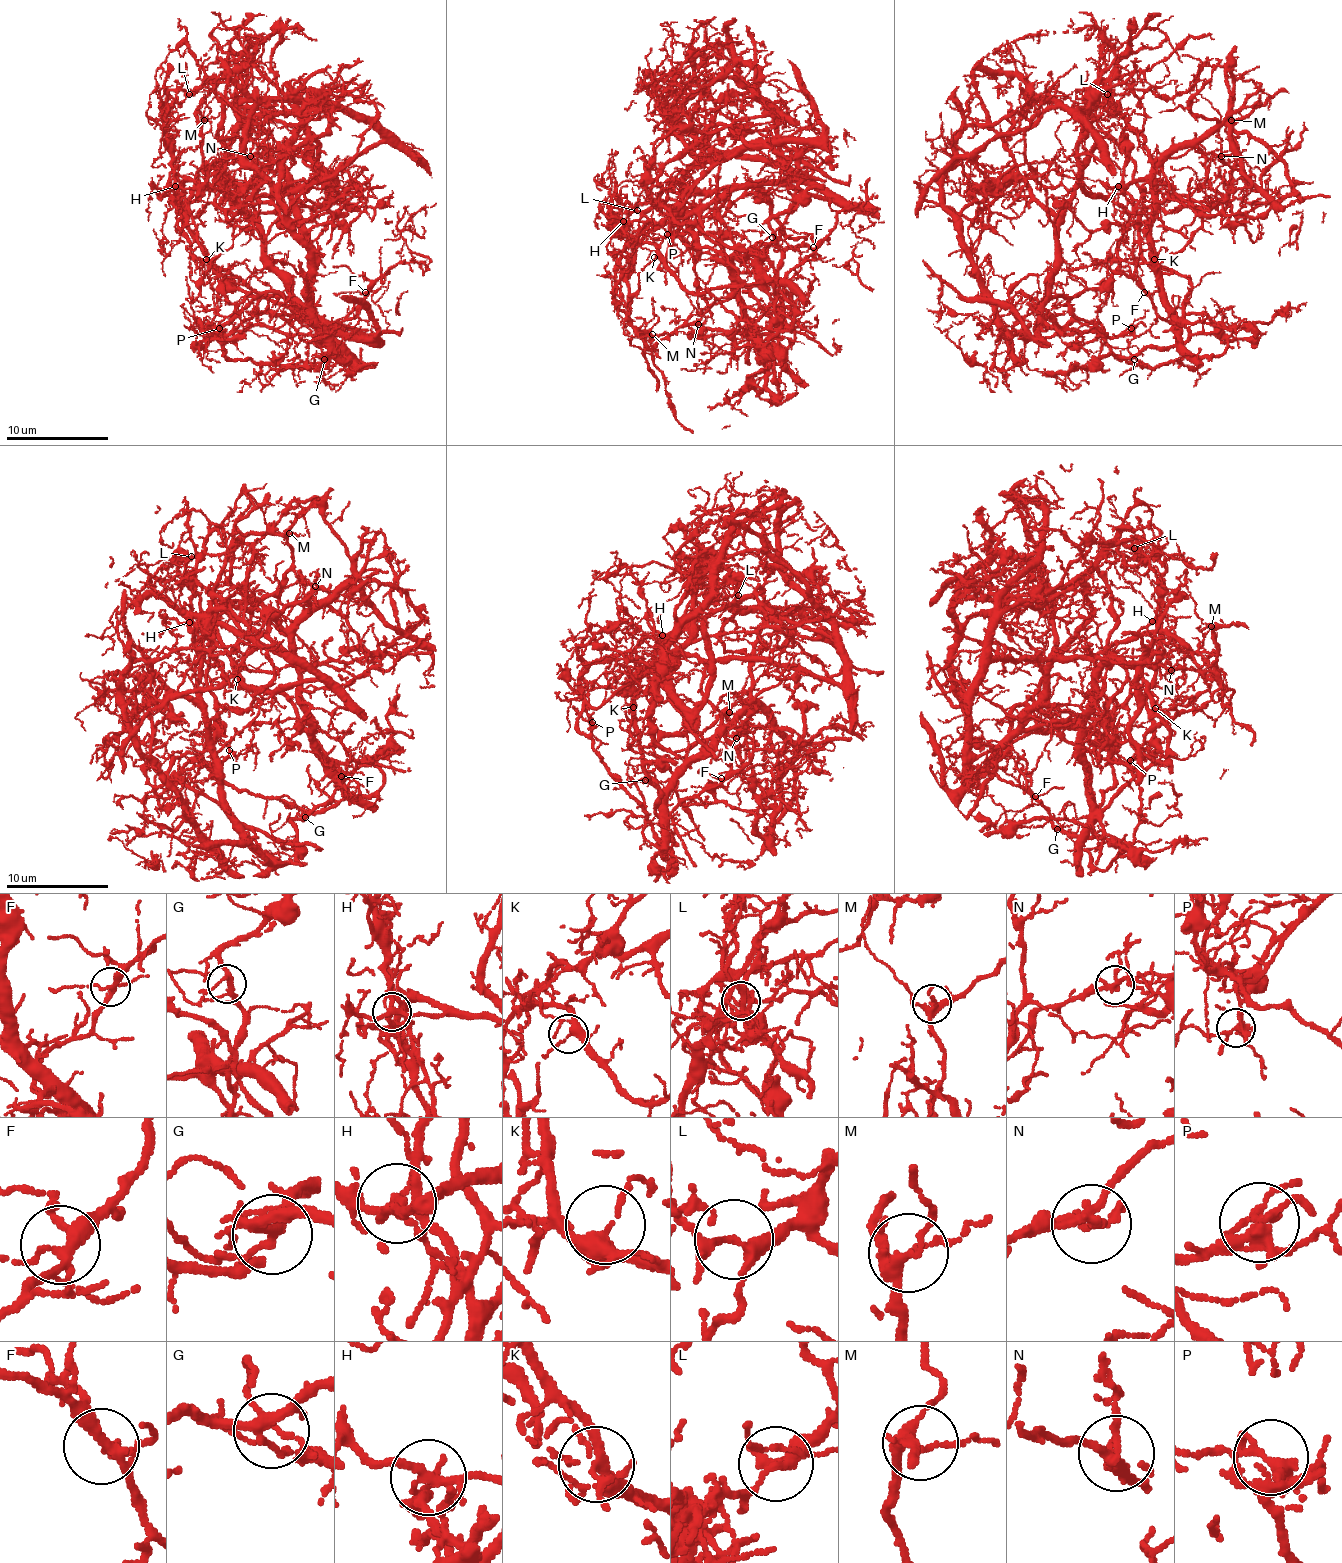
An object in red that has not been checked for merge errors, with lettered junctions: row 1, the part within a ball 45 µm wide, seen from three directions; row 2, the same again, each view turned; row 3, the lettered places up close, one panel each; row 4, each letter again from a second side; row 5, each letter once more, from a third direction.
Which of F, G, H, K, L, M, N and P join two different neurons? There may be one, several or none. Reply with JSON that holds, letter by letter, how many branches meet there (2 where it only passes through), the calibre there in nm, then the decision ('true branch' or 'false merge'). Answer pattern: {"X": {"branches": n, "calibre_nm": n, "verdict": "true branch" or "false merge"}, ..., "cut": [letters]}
{"F": {"branches": 4, "calibre_nm": 240, "verdict": "true branch"}, "G": {"branches": 4, "calibre_nm": 260, "verdict": "true branch"}, "H": {"branches": 5, "calibre_nm": 240, "verdict": "false merge"}, "K": {"branches": 4, "calibre_nm": 240, "verdict": "true branch"}, "L": {"branches": 4, "calibre_nm": 240, "verdict": "false merge"}, "M": {"branches": 4, "calibre_nm": 260, "verdict": "true branch"}, "N": {"branches": 4, "calibre_nm": 190, "verdict": "true branch"}, "P": {"branches": 5, "calibre_nm": 280, "verdict": "true branch"}, "cut": ["H", "L"]}

